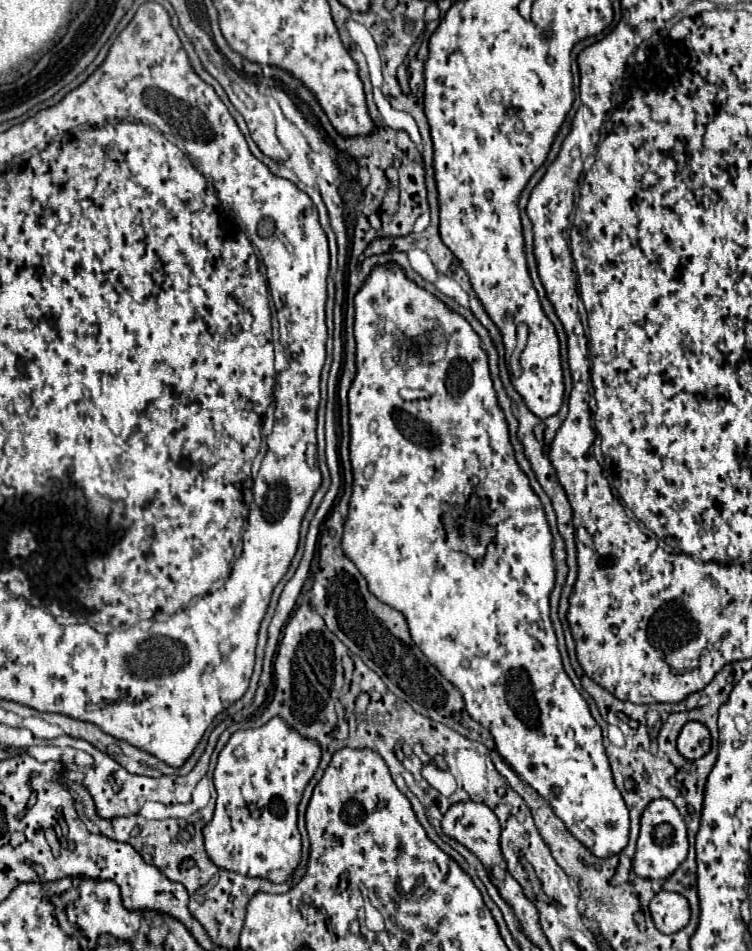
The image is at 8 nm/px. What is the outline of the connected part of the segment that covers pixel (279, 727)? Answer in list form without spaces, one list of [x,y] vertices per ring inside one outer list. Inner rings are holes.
[[[271,718],[265,726],[235,732],[219,752],[219,762],[213,772],[217,790],[217,806],[213,820],[203,828],[207,856],[225,870],[243,876],[265,878],[273,884],[285,884],[295,874],[301,862],[301,834],[297,830],[297,806],[307,782],[319,766],[321,750],[313,740],[303,740],[281,718]]]

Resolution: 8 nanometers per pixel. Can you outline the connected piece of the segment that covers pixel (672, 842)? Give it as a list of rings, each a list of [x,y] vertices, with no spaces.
[[[657,798],[649,802],[641,816],[641,832],[637,840],[637,852],[633,858],[633,870],[637,876],[647,880],[665,880],[671,876],[677,866],[687,858],[687,826],[675,808],[675,804],[667,798]]]

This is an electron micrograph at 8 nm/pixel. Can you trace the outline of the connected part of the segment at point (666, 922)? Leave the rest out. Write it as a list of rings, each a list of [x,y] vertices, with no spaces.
[[[661,890],[659,894],[655,894],[649,904],[649,912],[657,930],[663,934],[673,934],[681,930],[689,920],[689,904],[677,892]]]

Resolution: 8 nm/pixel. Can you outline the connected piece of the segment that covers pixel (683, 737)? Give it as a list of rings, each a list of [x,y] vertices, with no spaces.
[[[687,722],[677,738],[677,750],[687,760],[697,760],[711,748],[709,730],[701,722]]]

